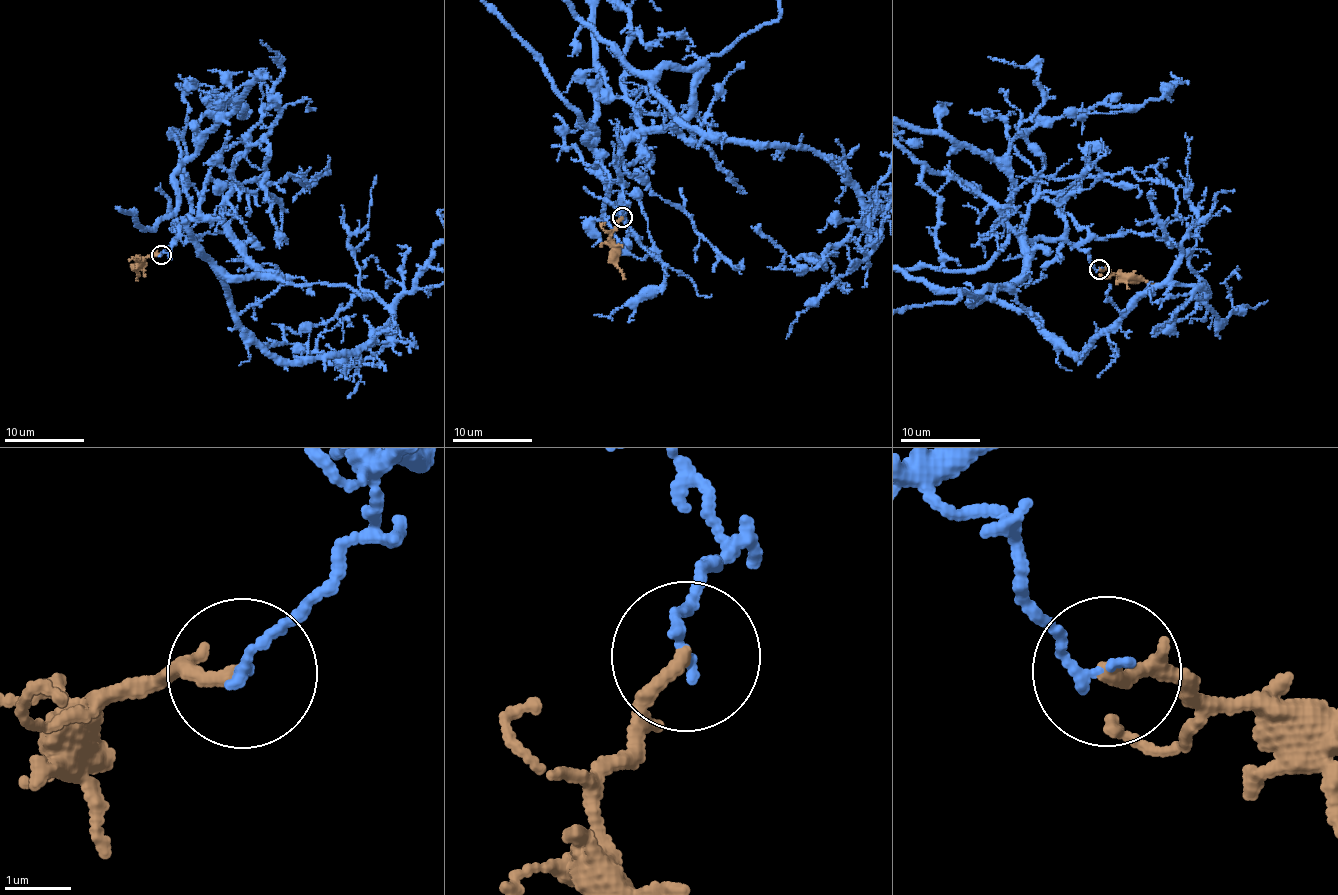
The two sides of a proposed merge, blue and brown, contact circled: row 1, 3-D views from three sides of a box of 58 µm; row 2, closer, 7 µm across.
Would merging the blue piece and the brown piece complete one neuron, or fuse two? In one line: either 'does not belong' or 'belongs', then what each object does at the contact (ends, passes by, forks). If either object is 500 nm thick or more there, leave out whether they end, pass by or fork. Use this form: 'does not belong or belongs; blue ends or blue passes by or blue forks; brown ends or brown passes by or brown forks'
does not belong; blue ends; brown ends

